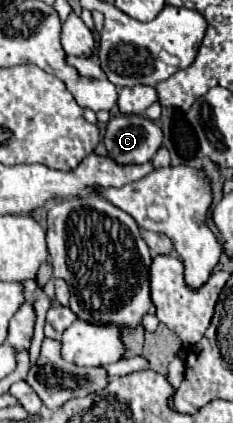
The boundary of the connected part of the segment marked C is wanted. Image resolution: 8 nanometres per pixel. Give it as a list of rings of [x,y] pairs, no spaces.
[[[115,116],[107,124],[103,144],[117,164],[149,162],[163,142],[161,128],[141,116]]]

